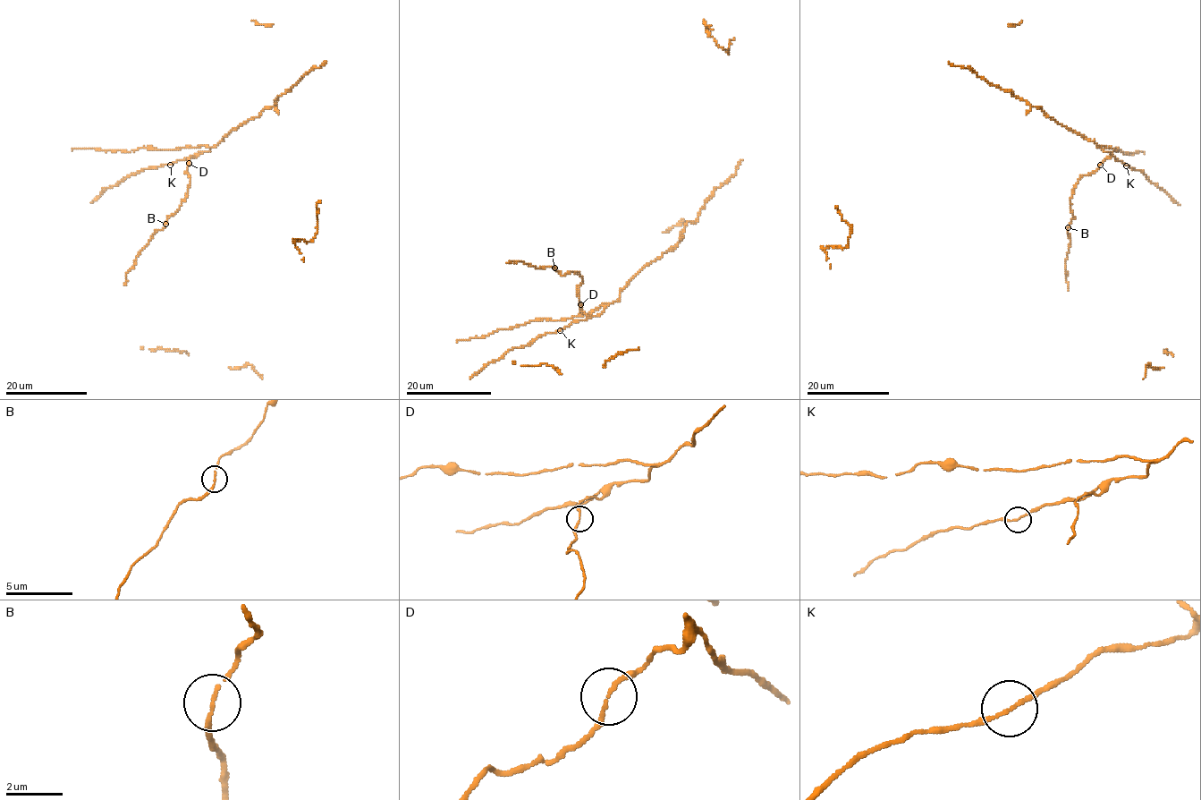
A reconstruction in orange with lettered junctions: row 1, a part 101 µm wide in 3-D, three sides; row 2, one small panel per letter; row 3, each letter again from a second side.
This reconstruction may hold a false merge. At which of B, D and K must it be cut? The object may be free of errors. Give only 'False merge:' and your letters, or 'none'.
False merge: none

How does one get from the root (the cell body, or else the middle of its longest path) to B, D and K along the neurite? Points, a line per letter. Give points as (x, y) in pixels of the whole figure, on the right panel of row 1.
B: (1072, 131), (1094, 140), (1111, 157), (1095, 172), (1080, 176), (1070, 200), (1075, 217), (1068, 227)
D: (1072, 131), (1094, 140), (1111, 154), (1110, 157), (1100, 164)
K: (1072, 131), (1094, 140), (1126, 165)

